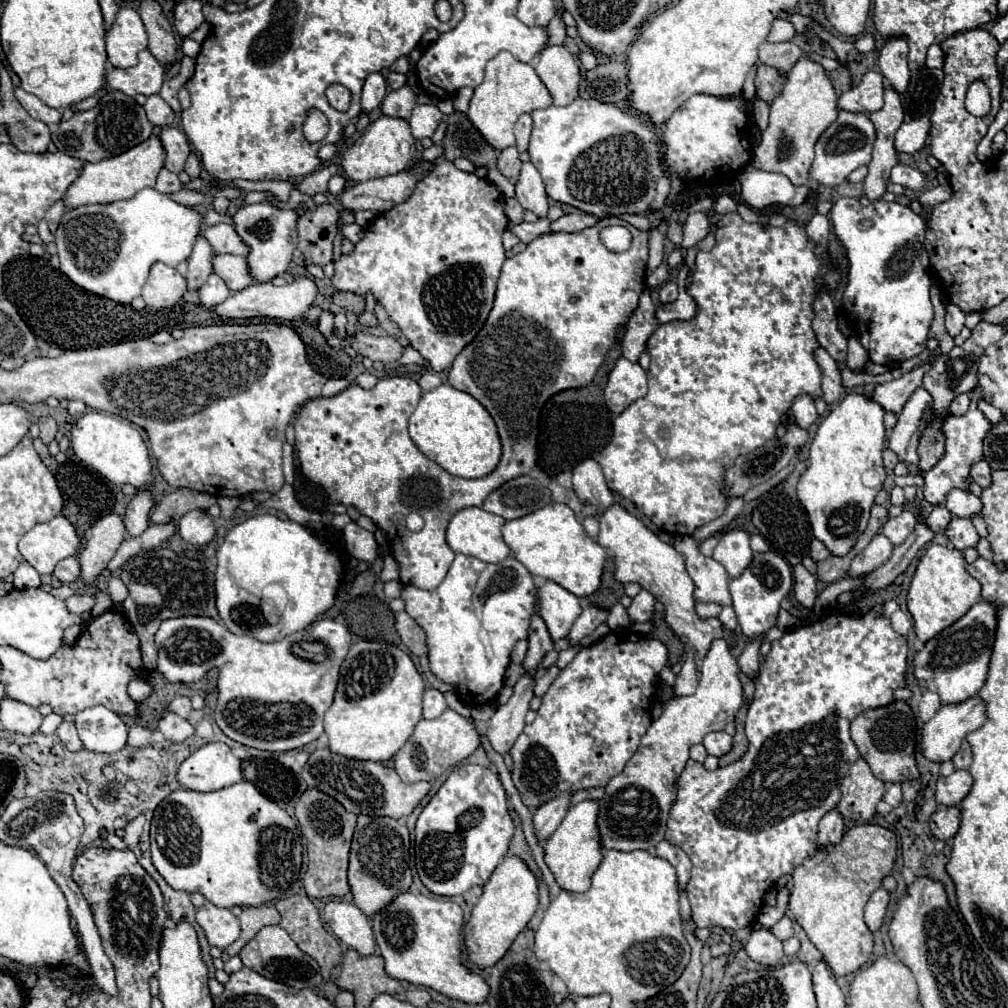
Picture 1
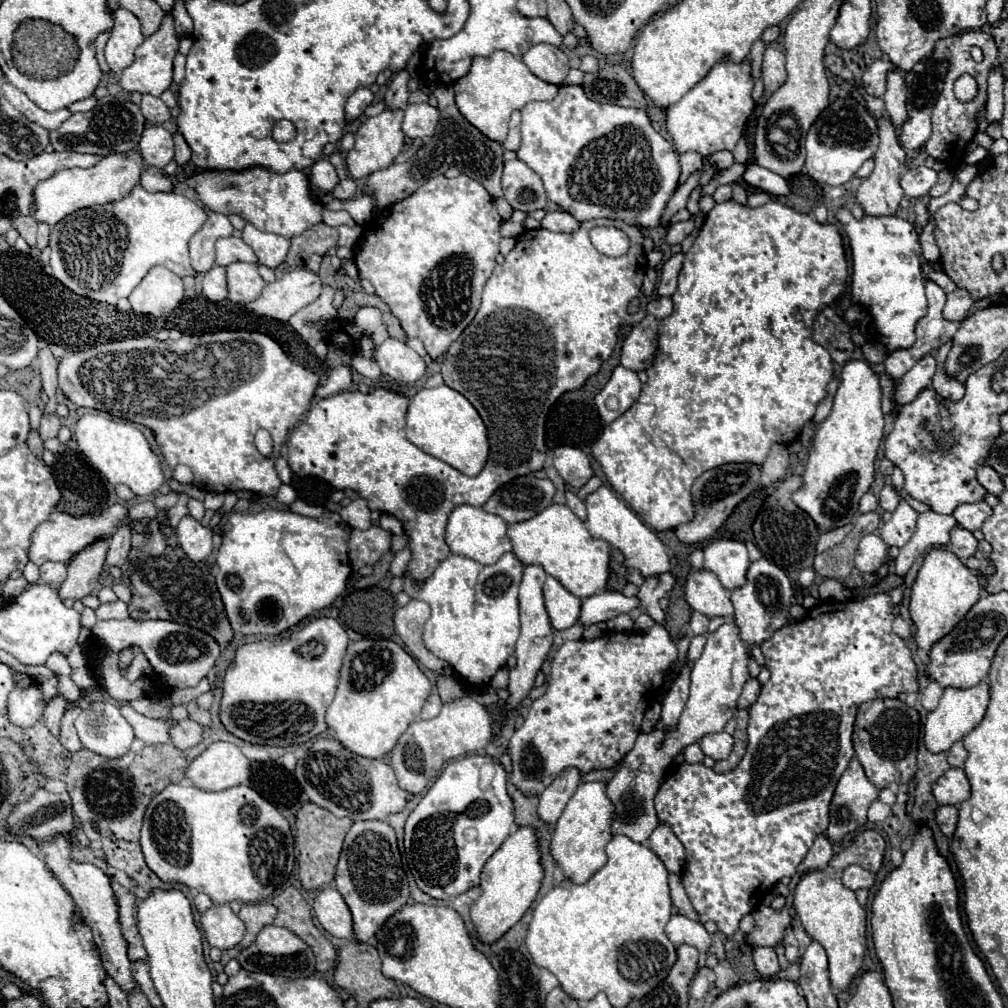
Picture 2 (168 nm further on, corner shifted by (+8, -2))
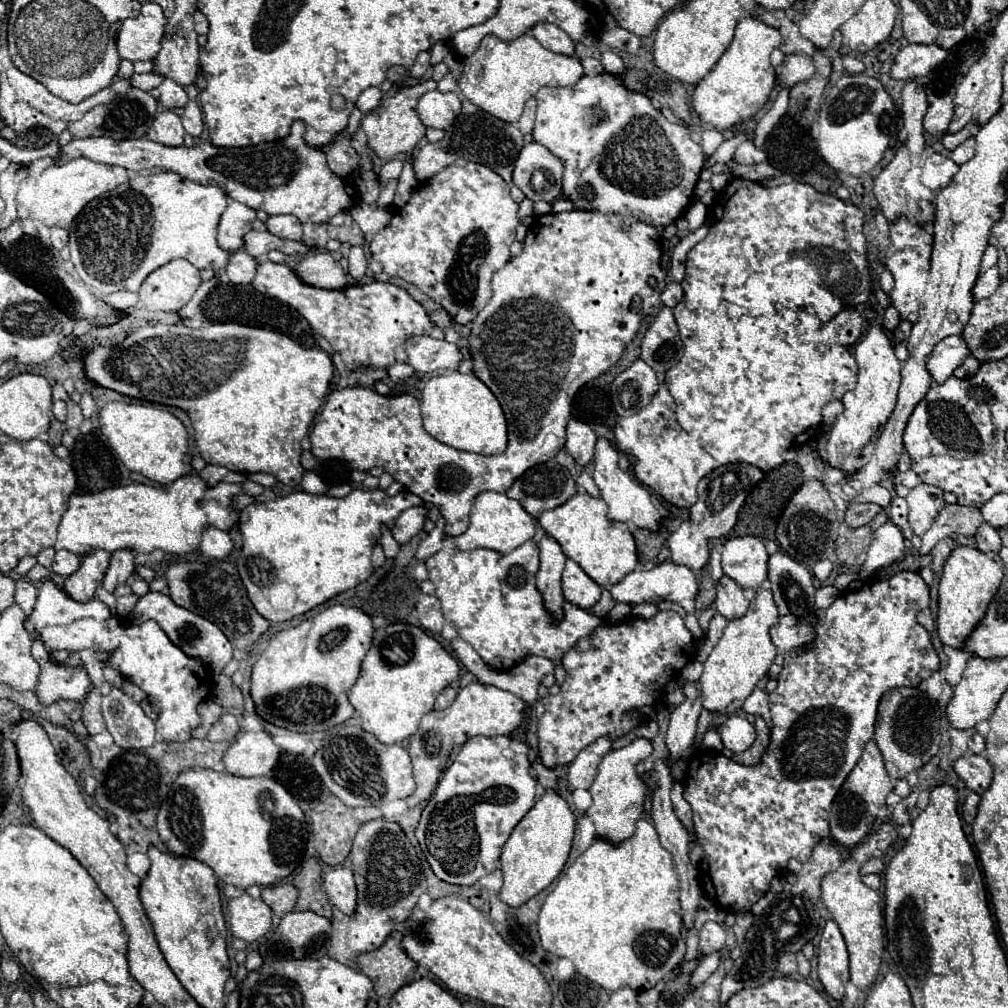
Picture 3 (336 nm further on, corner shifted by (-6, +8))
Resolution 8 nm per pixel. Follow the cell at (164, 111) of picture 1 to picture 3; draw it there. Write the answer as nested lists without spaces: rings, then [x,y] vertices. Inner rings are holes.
[[[162,80],[162,84],[158,86],[158,102],[164,106],[164,108],[170,108],[170,110],[176,110],[176,108],[184,108],[186,102],[188,102],[188,96],[186,92],[182,90],[182,86],[178,86],[176,82],[172,80]]]

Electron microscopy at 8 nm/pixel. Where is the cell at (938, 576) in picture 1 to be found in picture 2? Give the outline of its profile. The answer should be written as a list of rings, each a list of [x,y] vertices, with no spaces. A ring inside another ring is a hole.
[[[934,548],[928,552],[916,580],[910,598],[910,616],[916,624],[916,644],[930,652],[930,648],[944,638],[952,628],[966,616],[966,612],[978,602],[982,590],[978,576],[962,564],[962,560],[944,548]]]

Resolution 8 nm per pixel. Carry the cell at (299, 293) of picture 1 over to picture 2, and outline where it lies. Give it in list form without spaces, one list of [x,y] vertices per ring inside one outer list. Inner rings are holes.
[[[298,268],[286,272],[276,282],[266,284],[260,298],[248,304],[246,308],[260,316],[286,322],[292,314],[314,302],[320,296],[320,292],[322,292],[322,282],[318,274],[308,268]]]

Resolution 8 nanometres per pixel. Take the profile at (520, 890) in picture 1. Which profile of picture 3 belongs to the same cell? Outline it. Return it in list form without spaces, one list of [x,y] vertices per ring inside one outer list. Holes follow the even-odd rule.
[[[546,792],[534,804],[534,808],[522,818],[522,822],[518,822],[500,854],[504,884],[498,896],[502,902],[506,902],[512,908],[520,908],[530,898],[546,890],[560,876],[570,852],[574,820],[576,818],[568,810],[568,804],[556,792]]]

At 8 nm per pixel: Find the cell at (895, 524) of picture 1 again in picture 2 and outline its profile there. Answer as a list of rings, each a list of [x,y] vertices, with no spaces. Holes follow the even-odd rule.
[[[900,498],[900,504],[892,512],[892,518],[888,522],[884,522],[880,528],[882,540],[888,546],[902,548],[916,532],[916,518],[918,518],[918,512],[904,498]]]

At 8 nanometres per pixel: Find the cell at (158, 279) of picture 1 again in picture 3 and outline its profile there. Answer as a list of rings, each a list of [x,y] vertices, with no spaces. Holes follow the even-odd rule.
[[[184,258],[156,268],[140,286],[140,300],[152,310],[172,312],[184,306],[200,284],[198,270]]]

